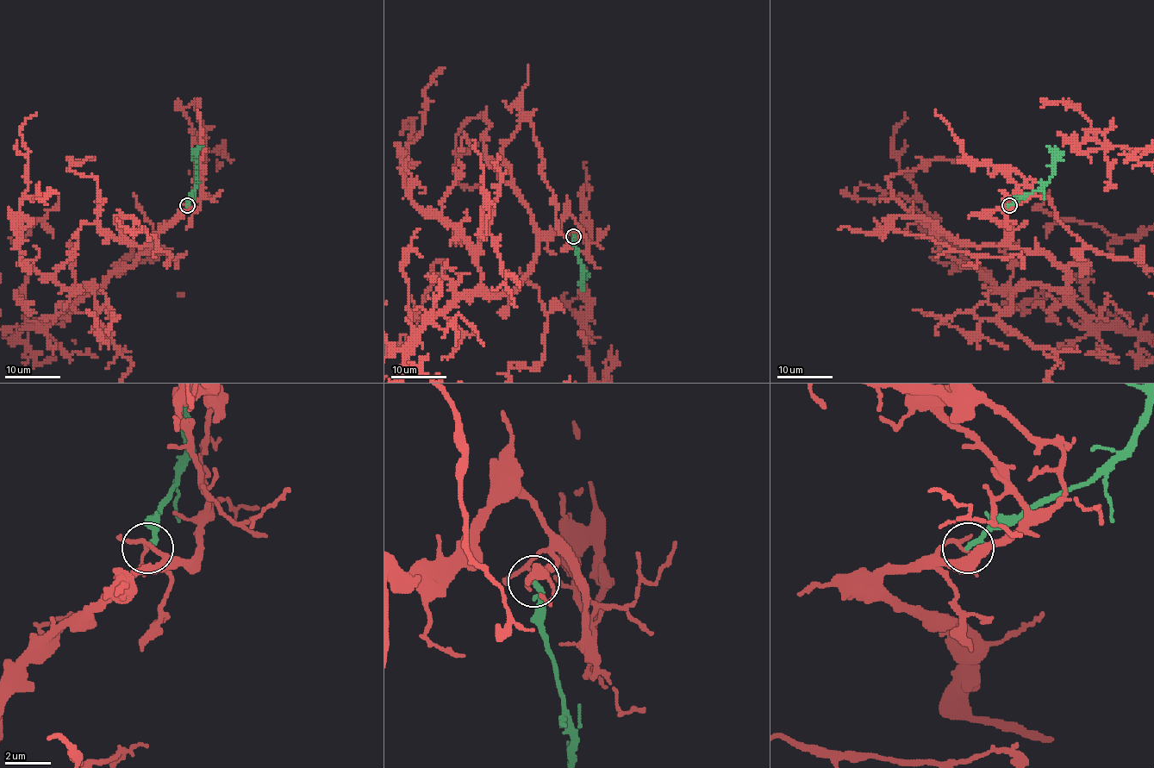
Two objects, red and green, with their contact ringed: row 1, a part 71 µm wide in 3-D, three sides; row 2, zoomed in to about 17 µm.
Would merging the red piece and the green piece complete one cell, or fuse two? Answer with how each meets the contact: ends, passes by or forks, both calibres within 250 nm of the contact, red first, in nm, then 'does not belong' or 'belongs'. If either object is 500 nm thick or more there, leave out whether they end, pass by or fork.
red passes by | green ends | 140/240 nm | does not belong

